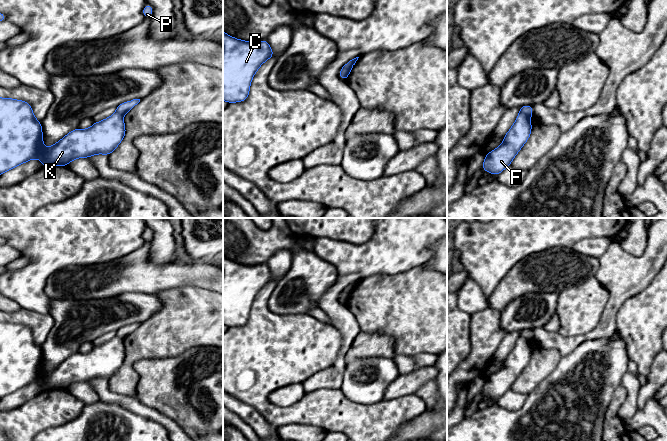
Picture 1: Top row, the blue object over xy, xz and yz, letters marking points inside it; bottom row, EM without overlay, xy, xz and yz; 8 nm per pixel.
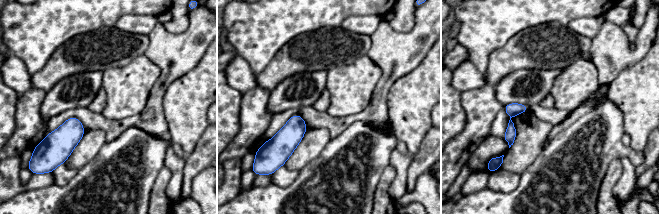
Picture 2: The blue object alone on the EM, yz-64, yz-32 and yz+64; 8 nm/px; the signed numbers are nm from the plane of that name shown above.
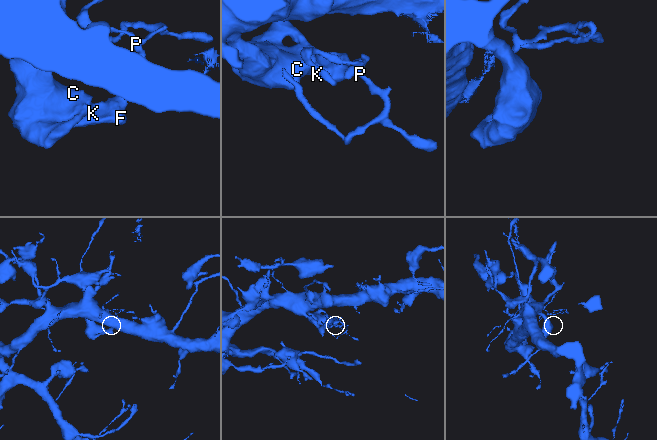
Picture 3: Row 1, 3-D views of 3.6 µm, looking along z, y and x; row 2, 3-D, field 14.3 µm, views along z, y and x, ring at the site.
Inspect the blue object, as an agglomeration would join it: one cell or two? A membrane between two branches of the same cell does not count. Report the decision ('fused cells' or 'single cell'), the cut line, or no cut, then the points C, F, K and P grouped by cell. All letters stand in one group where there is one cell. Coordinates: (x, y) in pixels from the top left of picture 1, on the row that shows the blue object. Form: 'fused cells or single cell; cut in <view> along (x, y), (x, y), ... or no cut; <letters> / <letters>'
fused cells; cut in yz along (520, 111), (530, 116); C F K / P

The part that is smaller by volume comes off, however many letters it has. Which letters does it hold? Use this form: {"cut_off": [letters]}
{"cut_off": ["P"]}

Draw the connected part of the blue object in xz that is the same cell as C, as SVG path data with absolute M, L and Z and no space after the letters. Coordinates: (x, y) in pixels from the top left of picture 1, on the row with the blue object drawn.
M223 31L223 100L243 102L259 67L275 57L267 40L244 41Z

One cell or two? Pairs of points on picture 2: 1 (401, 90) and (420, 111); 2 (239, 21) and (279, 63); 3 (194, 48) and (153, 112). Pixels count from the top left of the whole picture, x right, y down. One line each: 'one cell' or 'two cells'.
1: one cell
2: two cells
3: one cell

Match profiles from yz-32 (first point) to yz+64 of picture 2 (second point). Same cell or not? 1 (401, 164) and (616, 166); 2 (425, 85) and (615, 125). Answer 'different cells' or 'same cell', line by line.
1: different cells
2: different cells

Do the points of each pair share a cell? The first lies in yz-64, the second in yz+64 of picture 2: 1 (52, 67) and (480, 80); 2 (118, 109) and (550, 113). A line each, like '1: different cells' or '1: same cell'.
1: different cells
2: different cells

